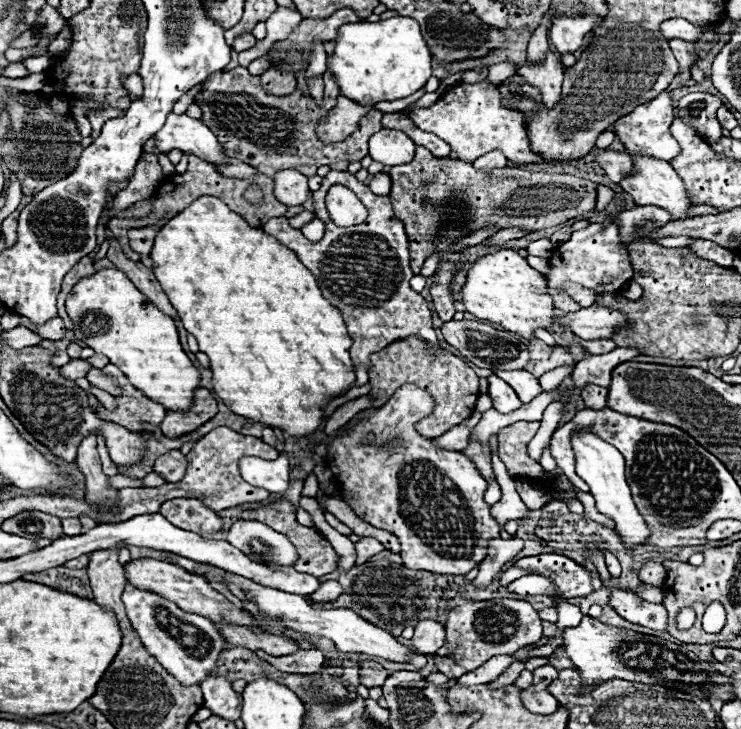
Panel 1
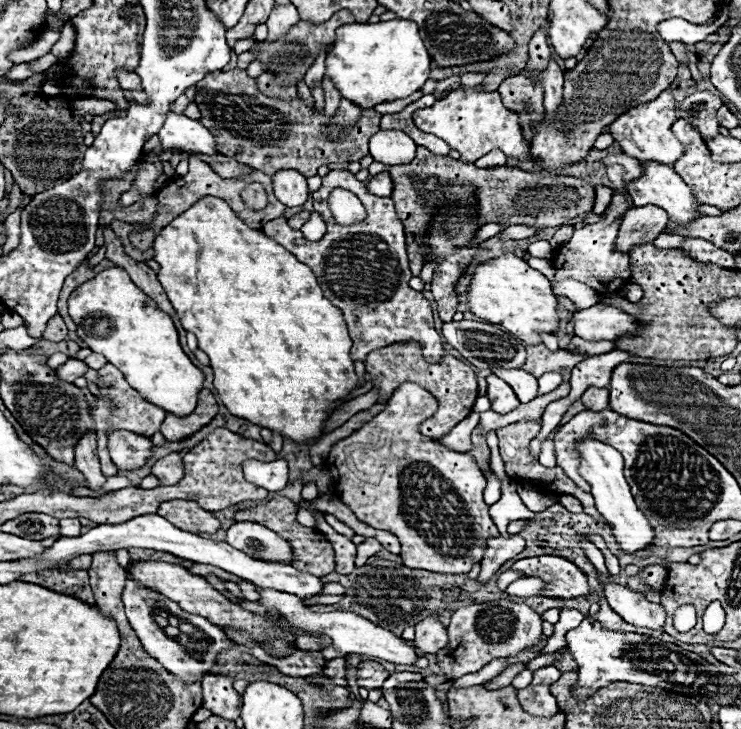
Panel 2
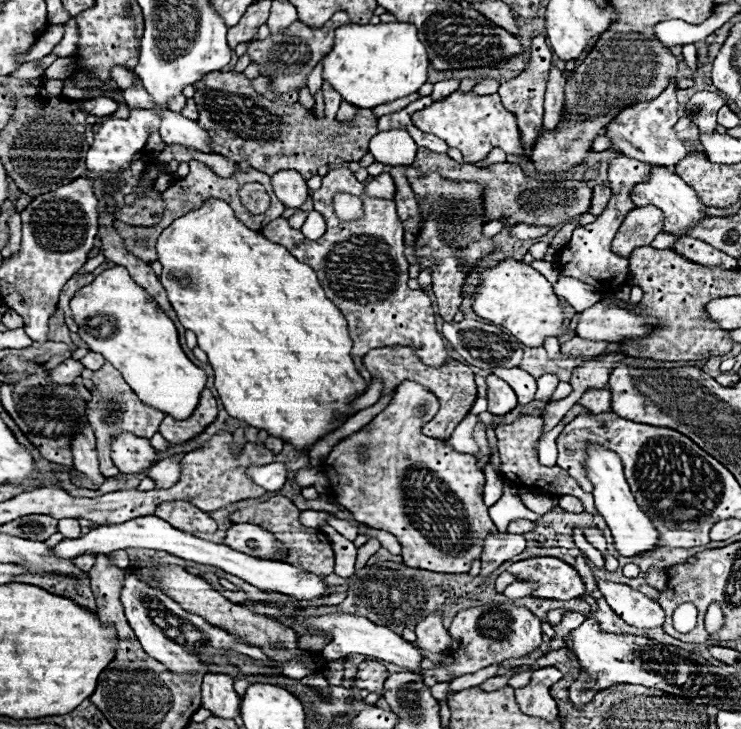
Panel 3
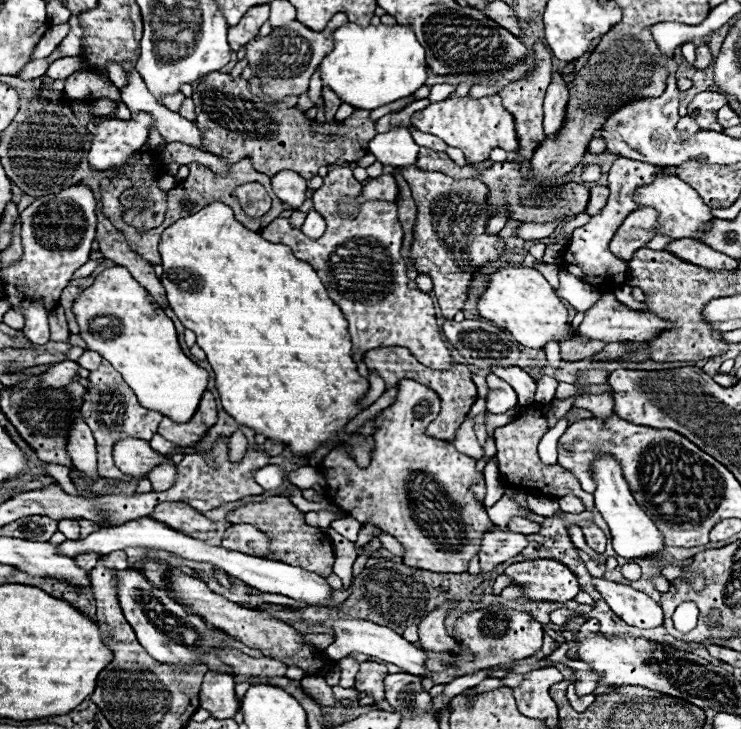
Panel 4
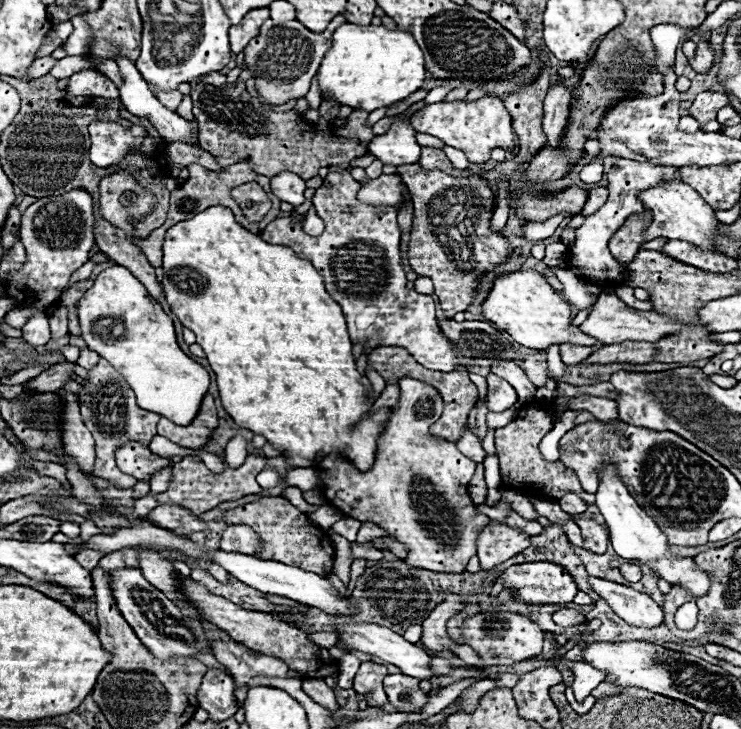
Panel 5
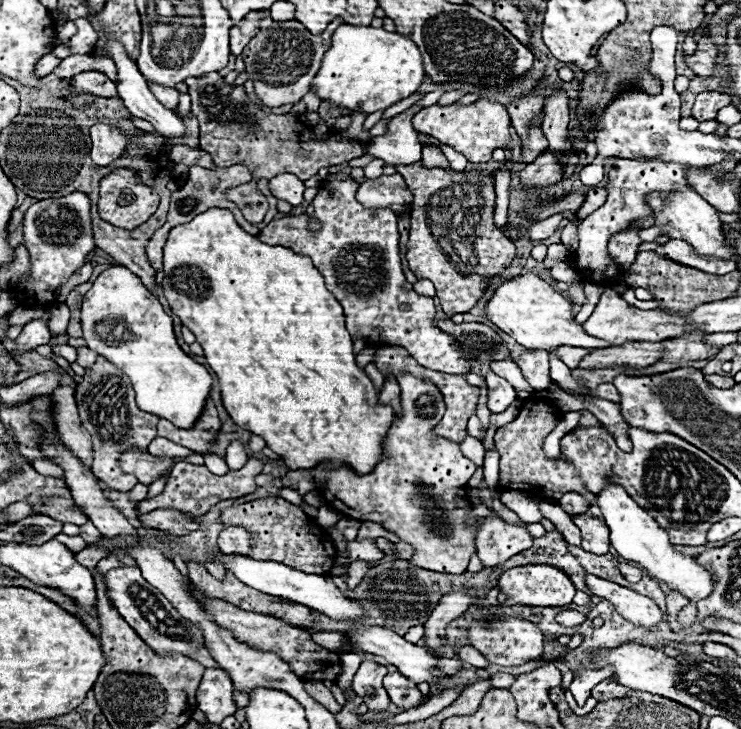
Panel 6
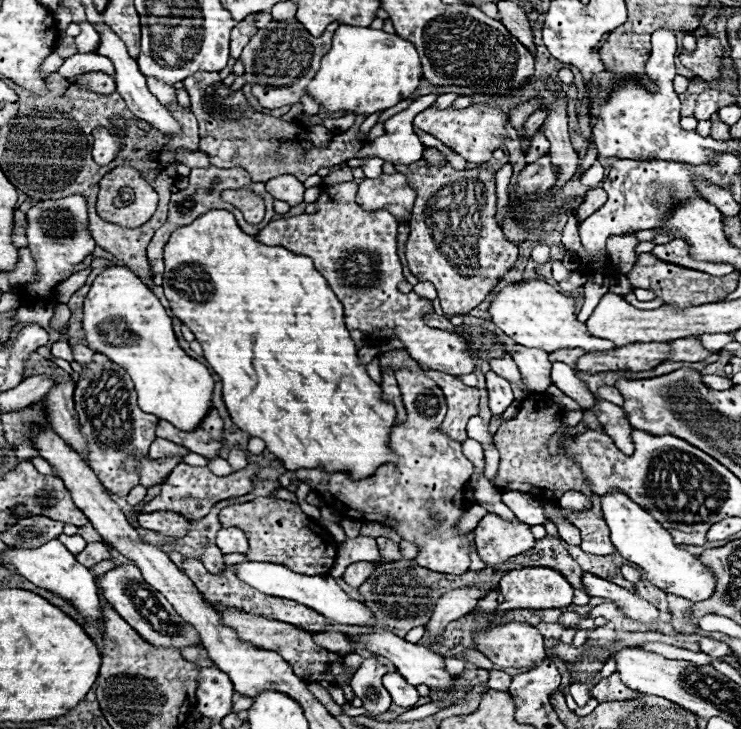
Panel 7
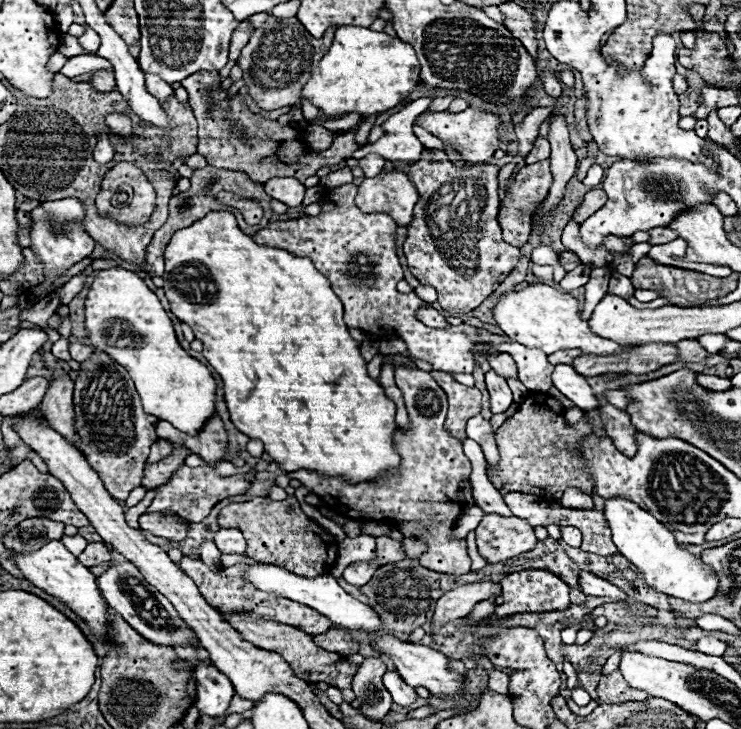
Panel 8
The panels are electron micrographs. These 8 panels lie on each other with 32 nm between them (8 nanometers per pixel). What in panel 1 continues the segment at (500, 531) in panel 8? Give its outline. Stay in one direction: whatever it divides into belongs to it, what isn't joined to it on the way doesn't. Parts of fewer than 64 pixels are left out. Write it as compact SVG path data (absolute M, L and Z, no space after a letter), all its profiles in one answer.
M512 536L510 540L504 538L492 538L492 542L488 542L488 554L484 558L484 562L480 562L480 572L474 578L476 586L488 586L494 576L500 572L500 568L510 562L520 550L524 548L524 540L518 536Z

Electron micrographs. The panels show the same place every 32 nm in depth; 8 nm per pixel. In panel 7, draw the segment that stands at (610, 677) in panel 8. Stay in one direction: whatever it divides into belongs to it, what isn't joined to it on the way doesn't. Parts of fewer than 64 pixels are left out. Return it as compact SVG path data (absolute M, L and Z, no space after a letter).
M616 672L608 678L602 678L594 686L592 692L598 702L622 702L628 698L640 698L640 694L642 694L638 690L628 690L628 686L624 686L624 682L620 680L620 674L616 674Z

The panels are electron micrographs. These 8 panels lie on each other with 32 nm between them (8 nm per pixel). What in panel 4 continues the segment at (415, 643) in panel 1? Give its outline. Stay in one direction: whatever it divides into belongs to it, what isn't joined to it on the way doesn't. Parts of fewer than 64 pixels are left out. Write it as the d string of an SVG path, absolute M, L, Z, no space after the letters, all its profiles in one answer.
M450 600L440 604L436 610L432 610L422 622L420 622L420 646L428 652L453 652L461 655L467 661L473 661L474 657L466 646L460 646L454 642L452 636L448 636L444 628L444 620L452 608L456 608L458 602Z

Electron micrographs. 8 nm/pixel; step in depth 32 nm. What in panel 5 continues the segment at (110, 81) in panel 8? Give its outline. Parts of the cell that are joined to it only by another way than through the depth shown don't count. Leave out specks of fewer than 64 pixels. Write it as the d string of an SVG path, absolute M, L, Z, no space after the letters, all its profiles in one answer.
M82 70L82 74L74 74L72 78L68 78L68 92L72 96L118 98L118 88L96 70Z

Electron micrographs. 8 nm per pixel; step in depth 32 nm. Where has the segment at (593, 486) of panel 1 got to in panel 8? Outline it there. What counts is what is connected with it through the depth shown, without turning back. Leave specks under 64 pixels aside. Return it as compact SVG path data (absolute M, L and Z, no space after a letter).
M622 498L606 500L604 514L612 528L612 540L618 546L620 554L630 564L636 566L636 570L642 574L642 578L652 590L694 604L708 602L716 596L718 578L712 566L704 564L700 556L682 550L674 540L674 534L666 526L662 526L656 518L652 518L652 514L648 514L634 502L626 502Z

